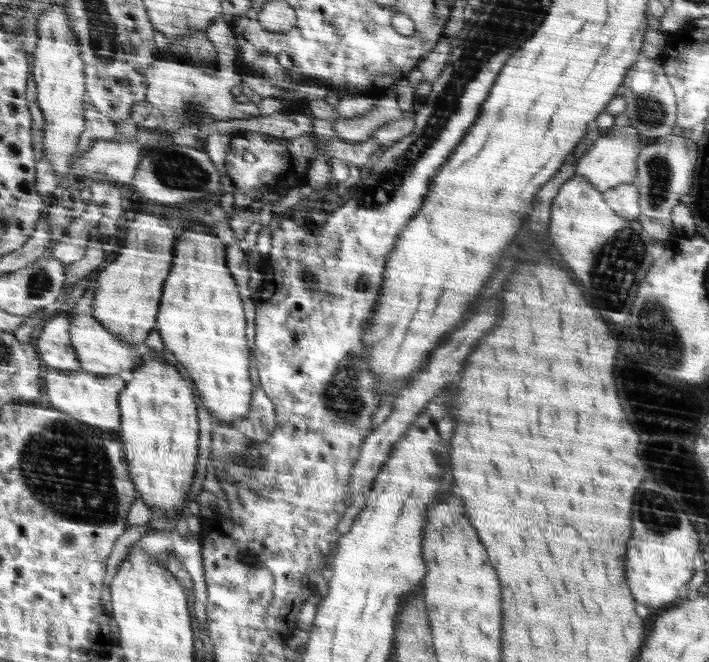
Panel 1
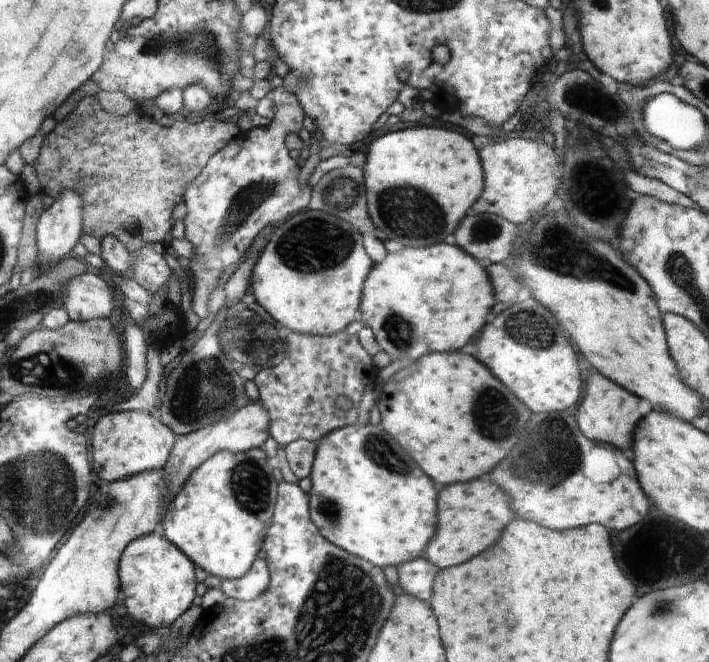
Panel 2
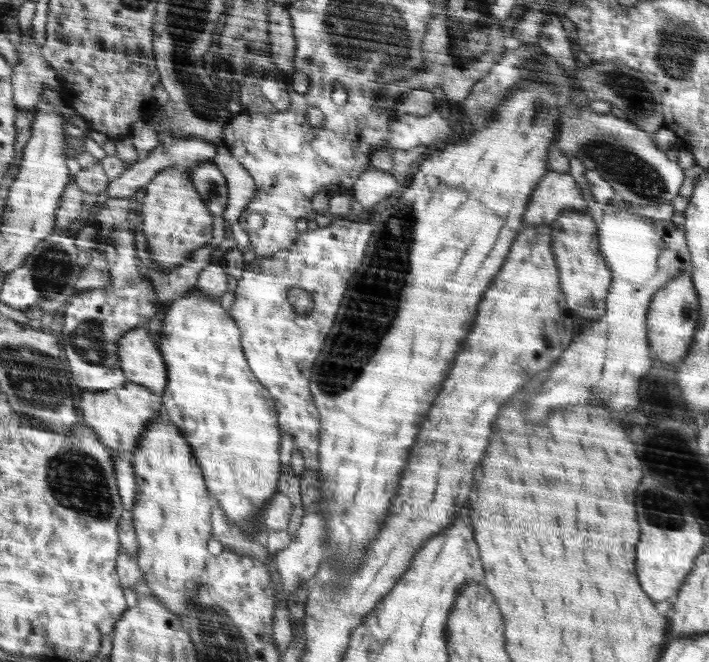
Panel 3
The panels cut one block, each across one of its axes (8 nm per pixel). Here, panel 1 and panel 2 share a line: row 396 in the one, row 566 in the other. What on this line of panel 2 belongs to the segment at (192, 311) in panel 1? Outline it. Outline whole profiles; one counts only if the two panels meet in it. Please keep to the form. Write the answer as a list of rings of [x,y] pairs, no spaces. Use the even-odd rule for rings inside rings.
[[[250,449],[243,453],[220,451],[204,461],[184,482],[183,488],[169,498],[166,504],[168,514],[164,512],[164,522],[161,522],[164,536],[172,538],[172,542],[176,542],[176,546],[180,546],[180,550],[208,574],[218,576],[221,580],[236,580],[250,570],[252,563],[258,558],[262,542],[267,538],[275,502],[278,500],[276,486],[278,482],[262,449]]]

